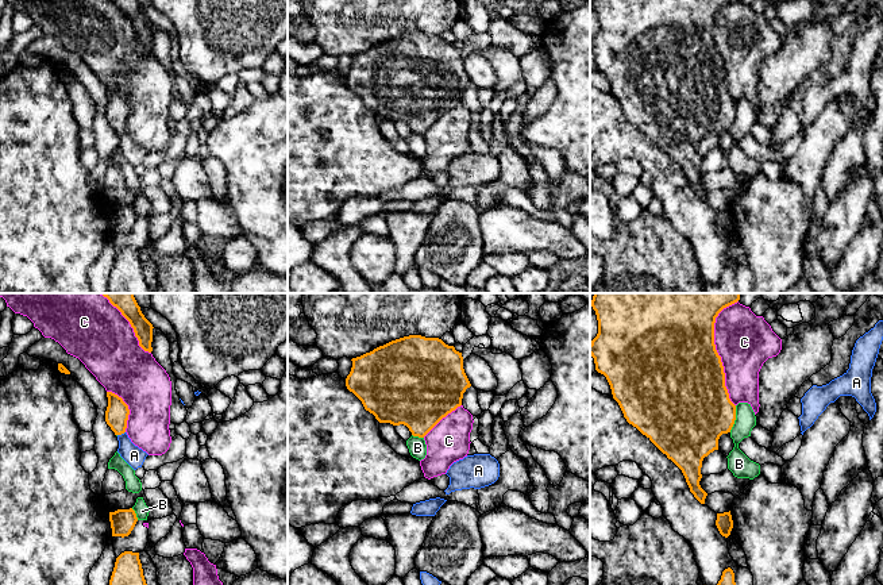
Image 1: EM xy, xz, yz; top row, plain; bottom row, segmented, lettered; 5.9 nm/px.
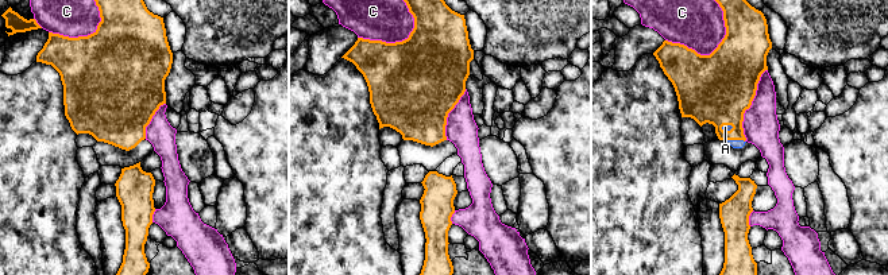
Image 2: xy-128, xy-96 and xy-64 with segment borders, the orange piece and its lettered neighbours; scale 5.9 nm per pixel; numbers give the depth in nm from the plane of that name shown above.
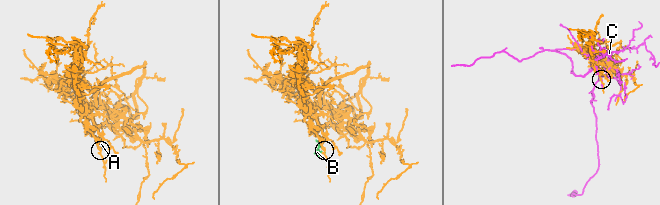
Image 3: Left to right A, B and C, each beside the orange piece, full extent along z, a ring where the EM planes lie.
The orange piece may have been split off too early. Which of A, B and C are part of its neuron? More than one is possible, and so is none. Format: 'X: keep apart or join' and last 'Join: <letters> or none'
A: join
B: keep apart
C: keep apart
Join: A

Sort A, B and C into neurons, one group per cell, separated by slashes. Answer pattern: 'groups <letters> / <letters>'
groups A / B / C

